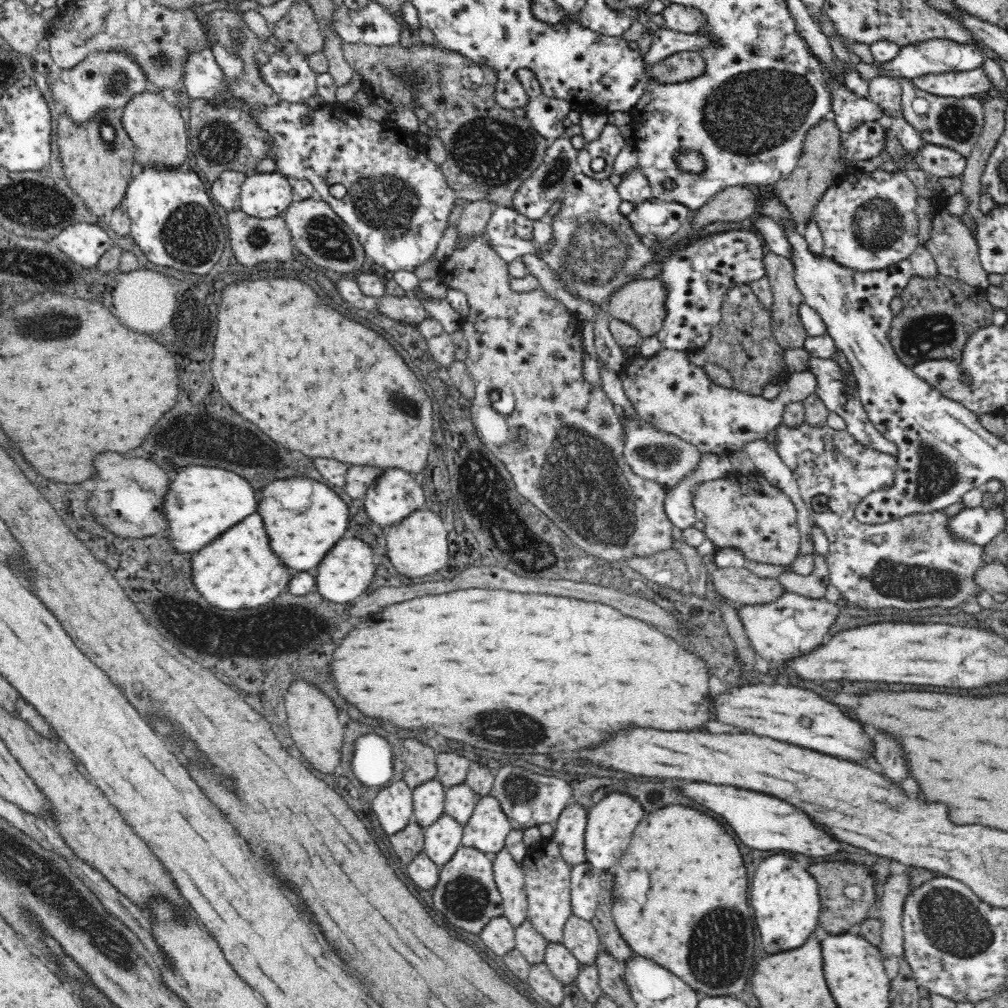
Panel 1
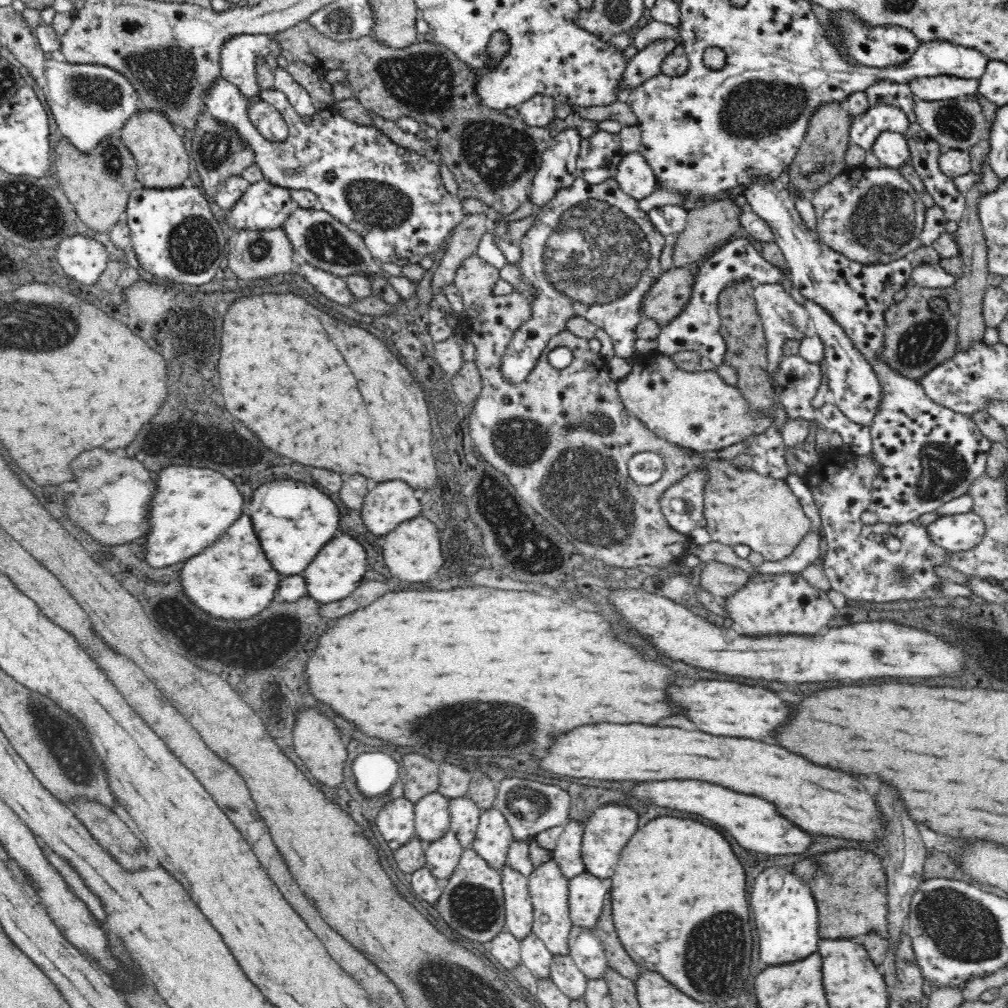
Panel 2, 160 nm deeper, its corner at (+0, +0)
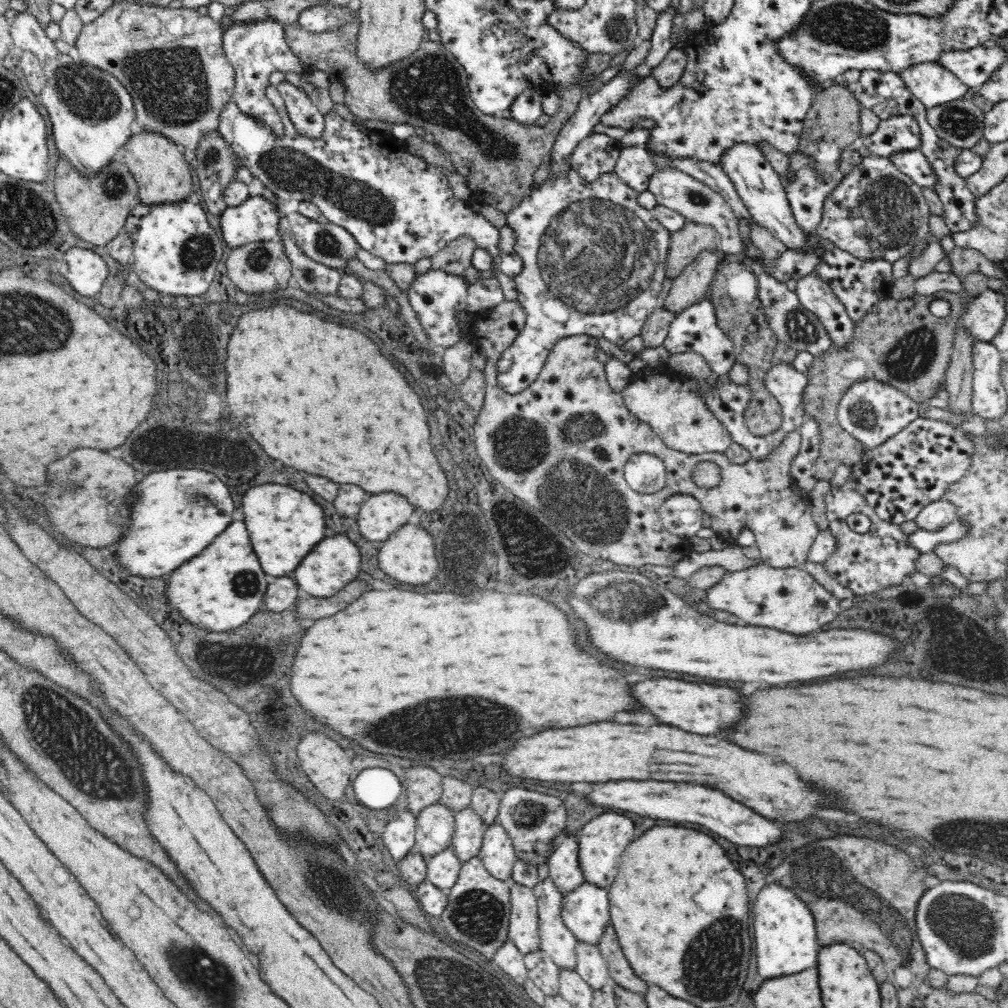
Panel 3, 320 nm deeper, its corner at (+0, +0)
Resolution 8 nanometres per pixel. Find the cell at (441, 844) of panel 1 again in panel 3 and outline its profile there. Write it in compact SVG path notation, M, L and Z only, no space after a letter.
M450 846L435 857L427 859L427 881L438 890L451 889L458 880L462 865L463 862Z

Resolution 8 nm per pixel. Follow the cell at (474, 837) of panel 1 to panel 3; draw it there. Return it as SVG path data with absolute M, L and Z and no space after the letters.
M499 823L487 827L479 857L494 878L510 882L517 858L512 839Z

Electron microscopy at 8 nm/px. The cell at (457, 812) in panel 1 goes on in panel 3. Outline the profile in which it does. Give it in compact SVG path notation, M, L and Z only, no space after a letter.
M471 806L454 812L454 817L455 829L451 847L460 861L465 863L471 858L479 856L487 826Z

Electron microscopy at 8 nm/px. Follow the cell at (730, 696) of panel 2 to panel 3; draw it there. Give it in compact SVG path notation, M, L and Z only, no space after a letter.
M654 678L646 682L638 682L630 688L632 696L644 710L650 710L656 722L682 728L692 734L714 734L720 732L744 716L744 702L738 692L724 686L710 684L694 684L684 680L670 678Z

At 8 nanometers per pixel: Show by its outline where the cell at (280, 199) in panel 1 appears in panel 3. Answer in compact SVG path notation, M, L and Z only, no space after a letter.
M248 197L238 206L226 207L220 216L224 244L235 249L251 242L274 240L278 234L280 211L266 197Z

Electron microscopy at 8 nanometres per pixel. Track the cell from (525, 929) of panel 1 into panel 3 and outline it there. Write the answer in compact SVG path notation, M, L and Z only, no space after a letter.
M542 949L524 955L527 976L547 997L559 994L560 968Z

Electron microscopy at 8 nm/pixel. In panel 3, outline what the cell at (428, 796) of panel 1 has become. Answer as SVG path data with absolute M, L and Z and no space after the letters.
M440 804L427 806L421 813L417 818L412 853L429 859L451 846L455 817L452 810Z

